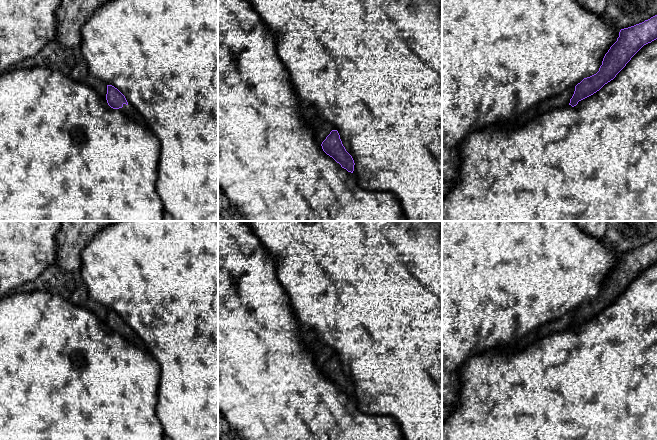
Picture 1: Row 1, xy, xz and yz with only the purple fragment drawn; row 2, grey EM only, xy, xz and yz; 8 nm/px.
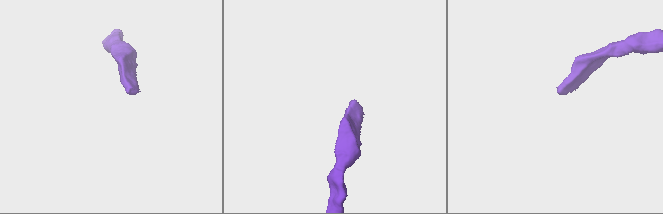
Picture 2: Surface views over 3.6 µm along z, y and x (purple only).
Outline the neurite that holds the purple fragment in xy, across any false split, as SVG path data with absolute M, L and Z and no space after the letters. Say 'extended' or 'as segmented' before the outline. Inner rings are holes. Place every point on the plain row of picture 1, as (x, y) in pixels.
as segmented | M107 309L106 324L108 329L113 333L122 332L124 328L128 329L125 320L112 309Z

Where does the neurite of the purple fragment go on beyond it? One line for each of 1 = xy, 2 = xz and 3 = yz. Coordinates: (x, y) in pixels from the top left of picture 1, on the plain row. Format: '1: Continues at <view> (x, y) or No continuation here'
1: No continuation here
2: No continuation here
3: No continuation here

